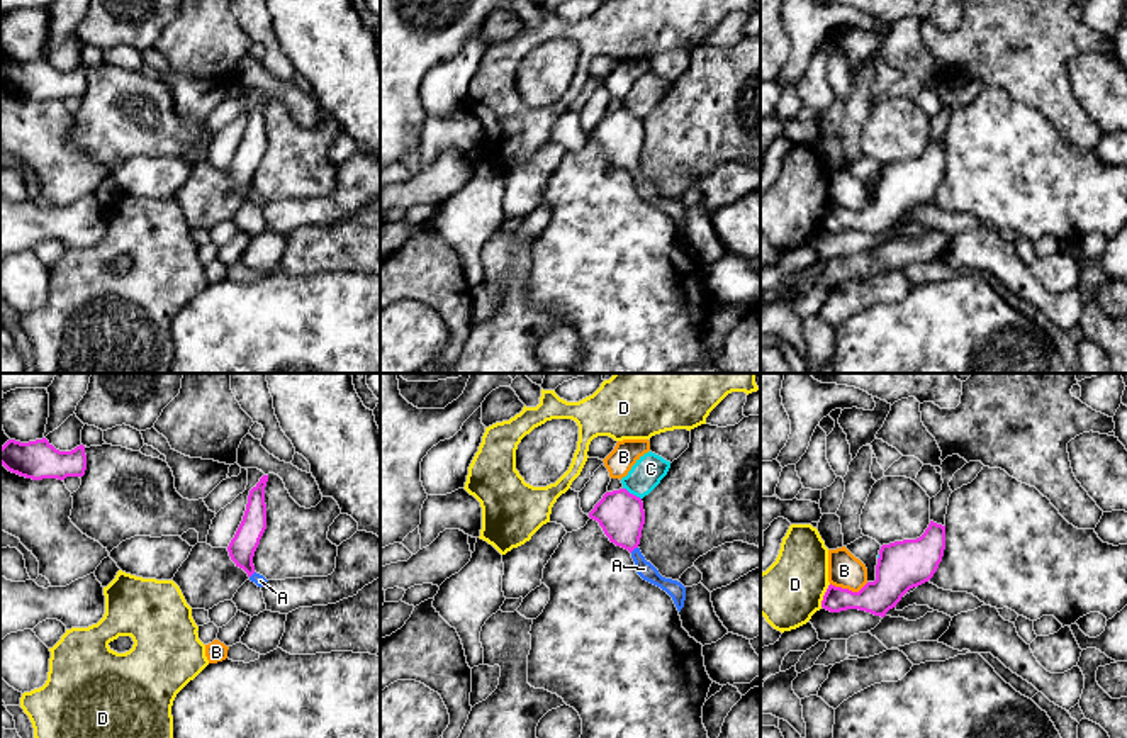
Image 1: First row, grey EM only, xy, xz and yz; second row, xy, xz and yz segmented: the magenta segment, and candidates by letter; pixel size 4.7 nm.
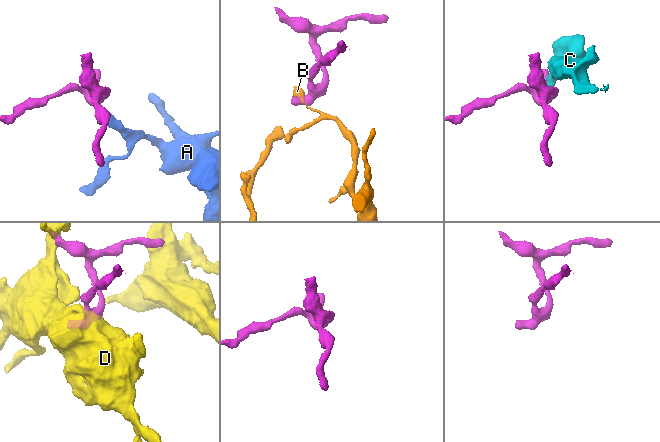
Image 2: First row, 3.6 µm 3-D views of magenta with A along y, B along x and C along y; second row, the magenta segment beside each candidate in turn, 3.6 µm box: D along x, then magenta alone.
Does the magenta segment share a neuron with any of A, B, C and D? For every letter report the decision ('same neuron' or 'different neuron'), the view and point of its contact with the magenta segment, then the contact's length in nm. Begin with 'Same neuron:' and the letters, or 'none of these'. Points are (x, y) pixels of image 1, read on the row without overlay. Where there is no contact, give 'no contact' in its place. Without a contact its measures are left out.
Same neuron: A
A: same neuron; contact xz (633, 168); length 50 nm
B: different neuron; contact yz (849, 211); length 180 nm
C: different neuron; contact xz (632, 114); length 110 nm
D: different neuron; contact yz (824, 216); length 120 nm

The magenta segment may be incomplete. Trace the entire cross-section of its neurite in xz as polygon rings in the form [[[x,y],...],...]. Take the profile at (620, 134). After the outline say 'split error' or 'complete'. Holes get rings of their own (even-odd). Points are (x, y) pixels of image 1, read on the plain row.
[[[626,109],[606,112],[589,132],[589,137],[599,143],[611,163],[631,173],[636,193],[643,200],[665,210],[681,232],[686,221],[686,207],[677,200],[662,197],[638,168],[645,144],[642,119],[630,114]]] | split error

